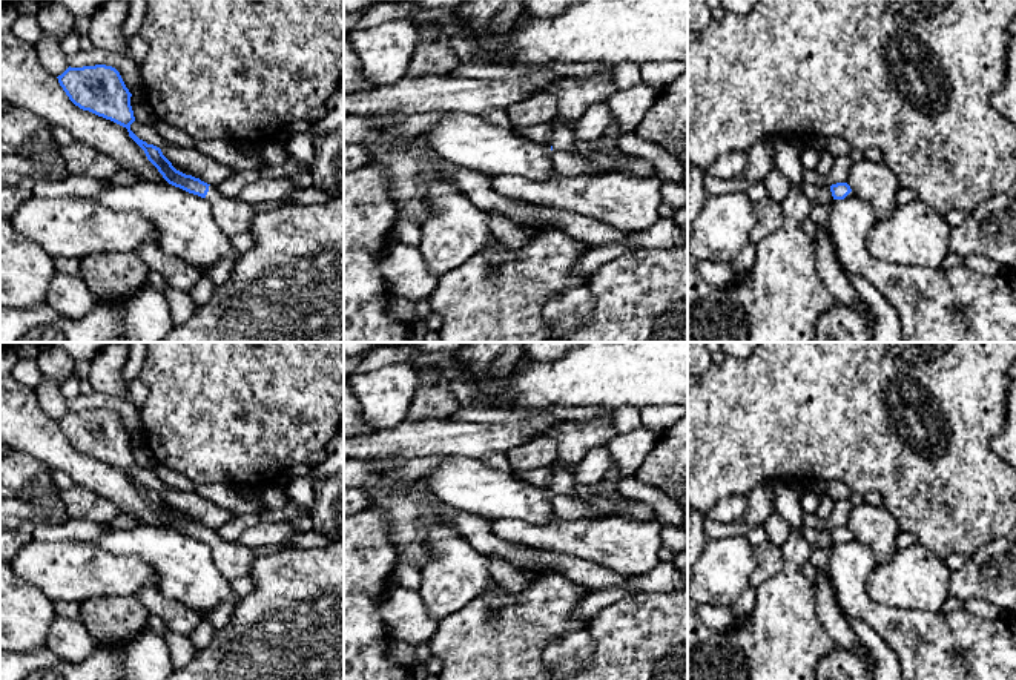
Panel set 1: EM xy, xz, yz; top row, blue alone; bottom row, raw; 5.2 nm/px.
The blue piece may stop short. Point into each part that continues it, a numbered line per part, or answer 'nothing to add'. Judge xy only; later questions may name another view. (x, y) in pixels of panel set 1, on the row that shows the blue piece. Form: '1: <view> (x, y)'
1: xy (232, 215)

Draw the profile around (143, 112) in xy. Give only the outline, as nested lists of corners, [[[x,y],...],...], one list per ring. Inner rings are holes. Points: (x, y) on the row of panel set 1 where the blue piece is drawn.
[[[132,94],[130,97],[130,106],[134,111],[134,117],[137,121],[155,127],[161,120],[153,111],[153,107],[149,104],[146,94]]]

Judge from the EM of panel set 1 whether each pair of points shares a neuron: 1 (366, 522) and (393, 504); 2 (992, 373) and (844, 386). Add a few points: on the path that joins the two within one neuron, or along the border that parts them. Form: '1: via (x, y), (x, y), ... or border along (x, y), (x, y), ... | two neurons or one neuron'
1: border along (370, 505), (387, 514), (390, 538), (395, 544) | two neurons
2: via (955, 421), (950, 453), (935, 467), (887, 433) | one neuron

